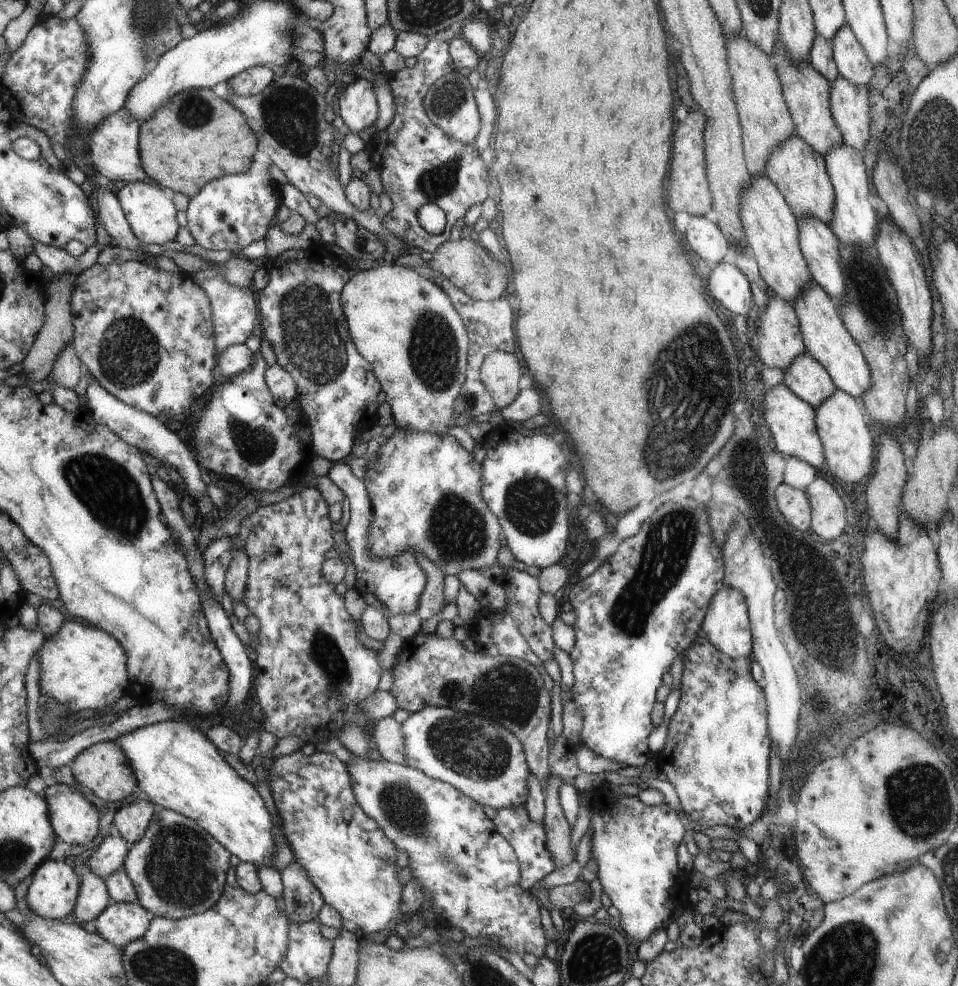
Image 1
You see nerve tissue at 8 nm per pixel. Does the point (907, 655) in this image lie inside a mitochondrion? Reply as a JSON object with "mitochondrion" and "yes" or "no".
{"mitochondrion":"no"}

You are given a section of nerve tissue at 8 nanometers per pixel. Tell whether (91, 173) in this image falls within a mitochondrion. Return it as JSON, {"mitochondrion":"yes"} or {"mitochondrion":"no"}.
{"mitochondrion":"no"}

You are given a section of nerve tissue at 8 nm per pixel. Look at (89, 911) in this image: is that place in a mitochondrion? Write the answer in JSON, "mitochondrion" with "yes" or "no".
{"mitochondrion":"no"}

